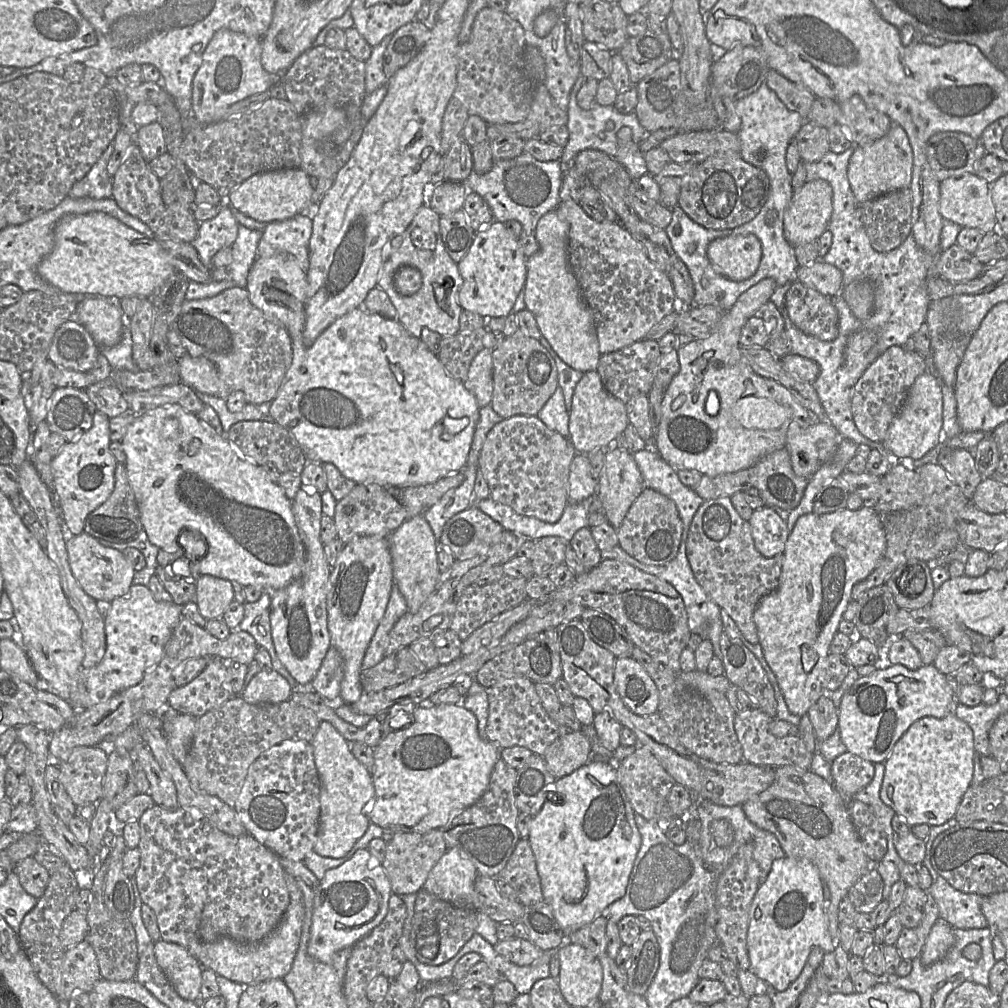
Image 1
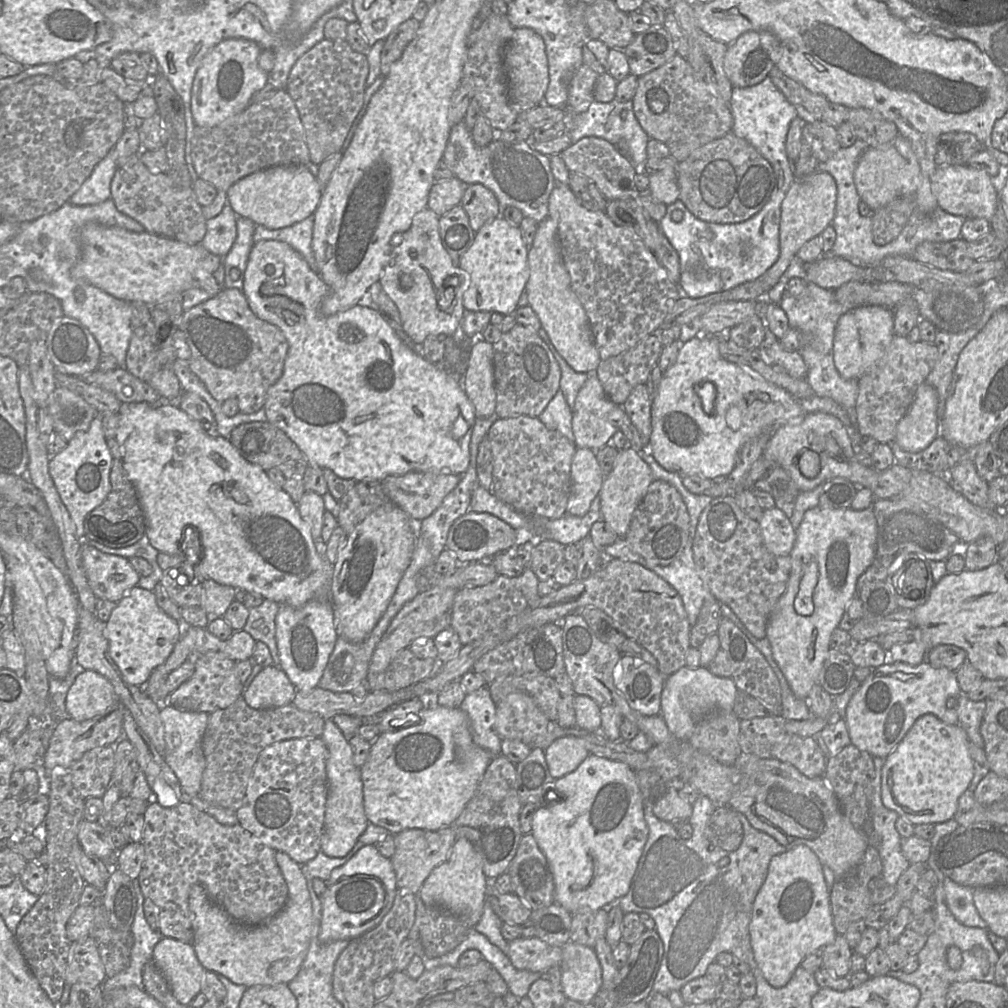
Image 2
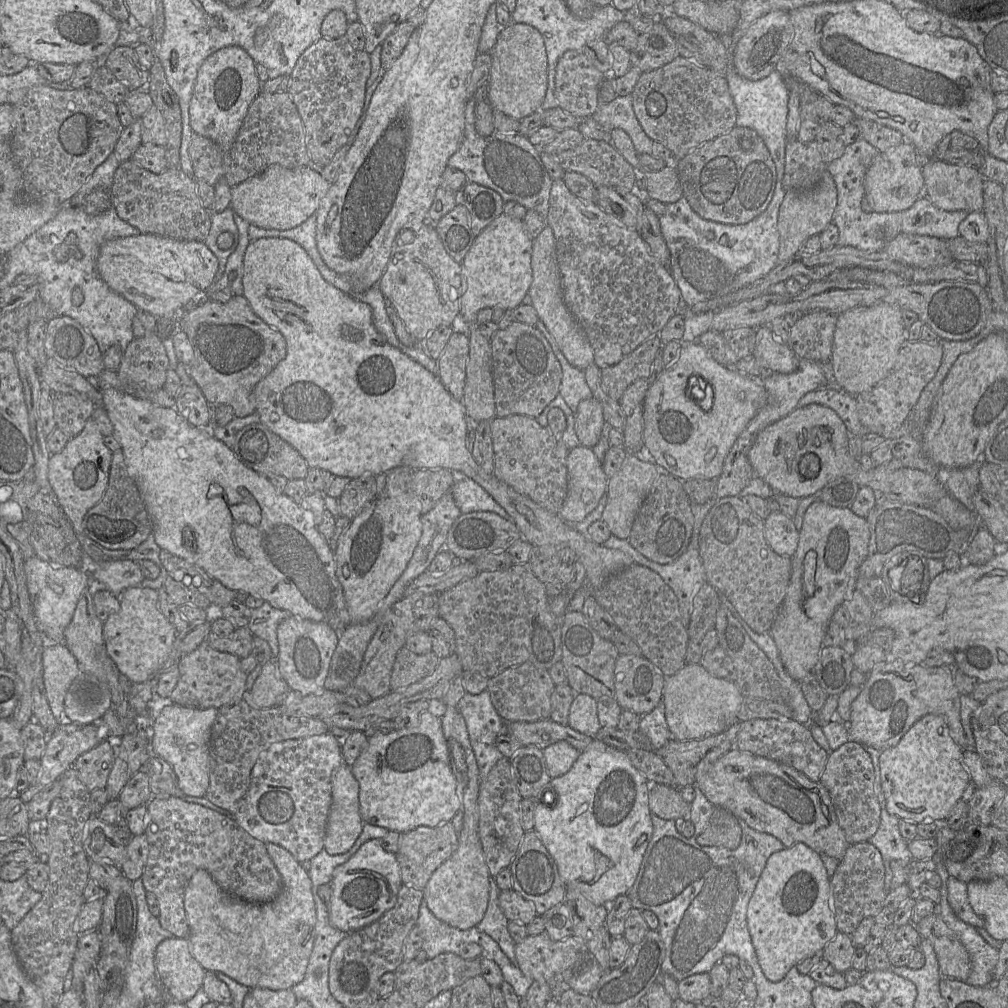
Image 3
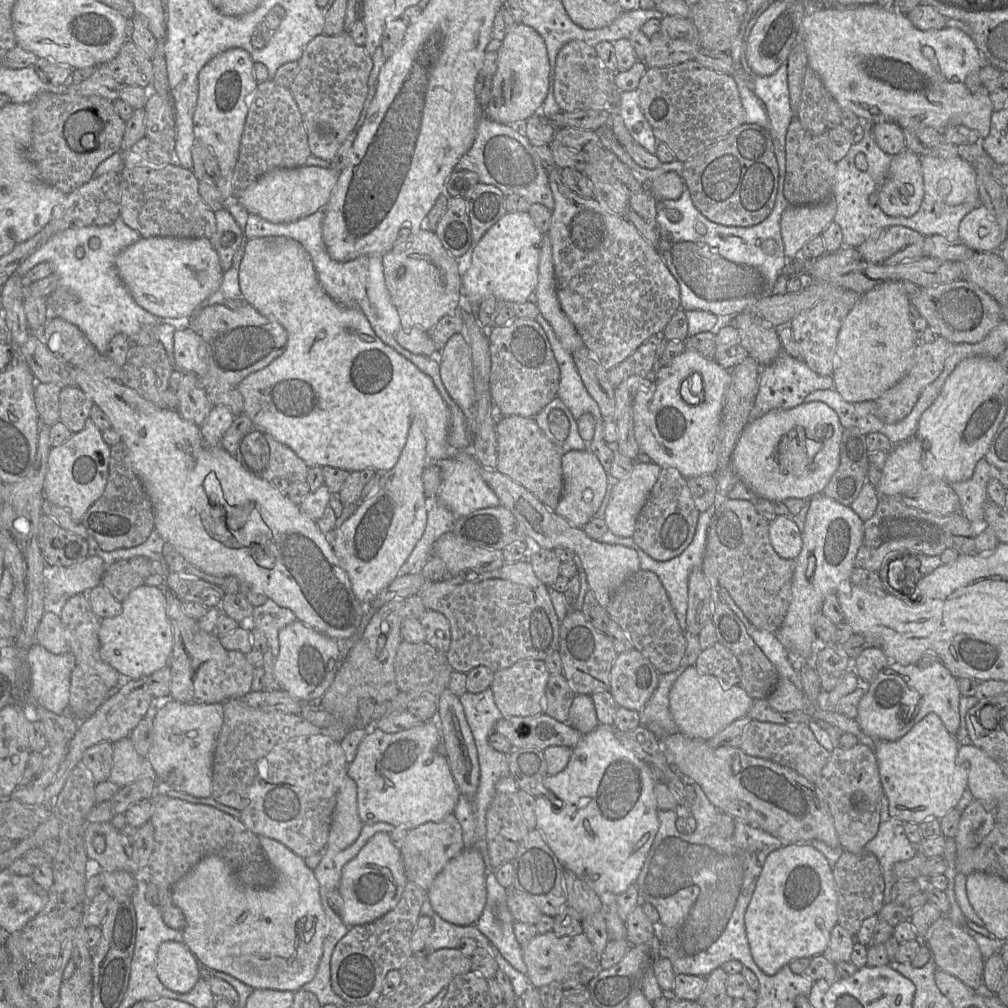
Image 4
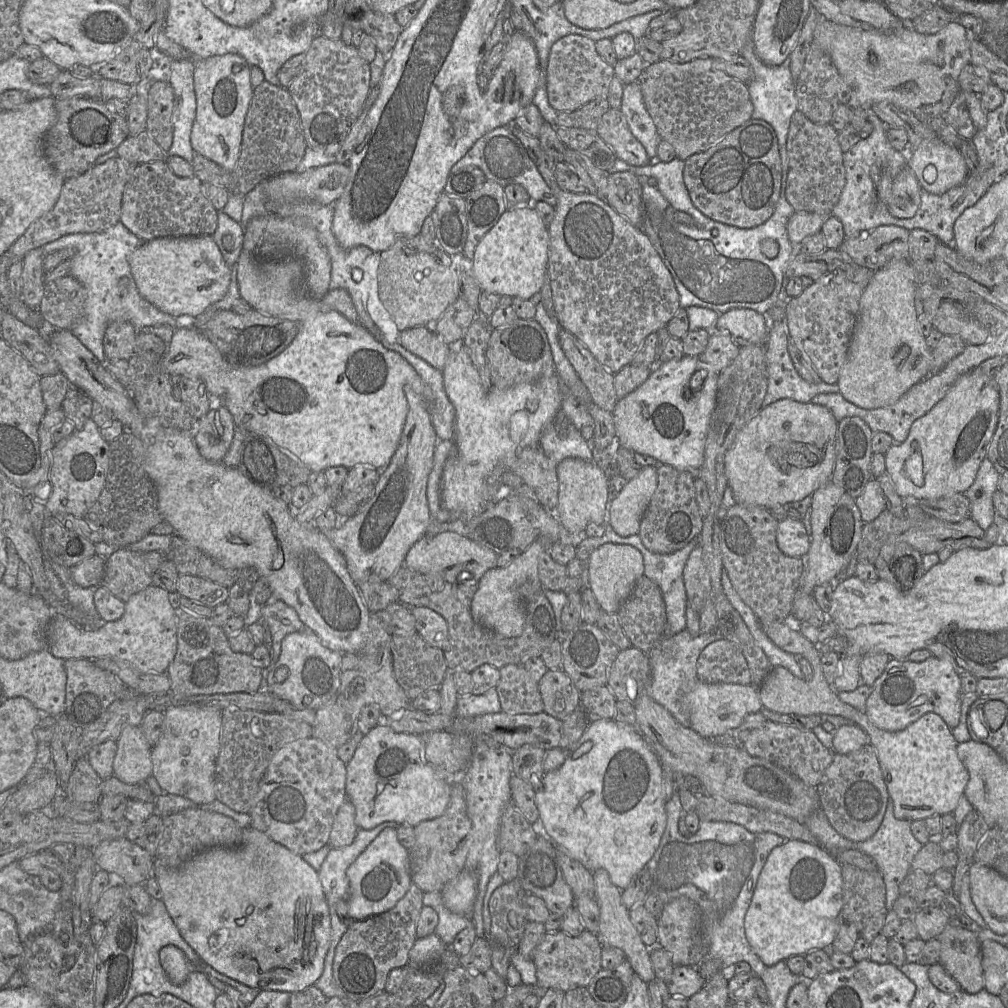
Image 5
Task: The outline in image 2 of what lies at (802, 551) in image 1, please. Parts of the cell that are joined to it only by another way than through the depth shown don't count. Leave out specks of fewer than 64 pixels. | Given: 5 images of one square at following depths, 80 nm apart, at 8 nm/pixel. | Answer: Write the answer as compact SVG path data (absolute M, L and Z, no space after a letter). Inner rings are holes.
M817 506L804 513L789 555L791 570L787 587L773 608L766 628L766 638L771 644L773 658L797 698L806 699L811 688L819 683L819 675L830 649L831 635L839 626L848 604L857 595L858 578L872 564L876 543L877 522L872 508L856 511L850 507L825 509Z

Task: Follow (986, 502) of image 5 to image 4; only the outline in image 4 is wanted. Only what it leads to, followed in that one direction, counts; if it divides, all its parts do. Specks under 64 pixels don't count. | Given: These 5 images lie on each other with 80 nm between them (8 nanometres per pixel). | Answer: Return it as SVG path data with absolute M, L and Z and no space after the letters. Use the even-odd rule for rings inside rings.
M981 458L972 476L965 481L954 482L950 486L956 493L961 514L973 525L981 525L984 520L984 505L988 500L986 487L992 477L996 477L997 470Z

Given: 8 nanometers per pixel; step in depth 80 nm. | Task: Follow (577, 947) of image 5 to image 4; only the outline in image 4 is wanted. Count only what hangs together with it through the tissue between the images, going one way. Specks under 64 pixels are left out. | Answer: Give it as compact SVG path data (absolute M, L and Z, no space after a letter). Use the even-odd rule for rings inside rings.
M553 931L537 934L522 947L522 956L527 967L526 976L531 985L538 989L551 983L560 984L563 990L588 987L590 981L600 971L600 956L583 932L564 937L558 937Z

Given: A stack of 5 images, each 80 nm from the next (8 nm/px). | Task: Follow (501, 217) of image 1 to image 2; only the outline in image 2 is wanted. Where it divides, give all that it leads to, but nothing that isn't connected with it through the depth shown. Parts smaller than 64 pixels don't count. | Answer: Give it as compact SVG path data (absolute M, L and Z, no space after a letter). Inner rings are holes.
M463 120L451 128L443 161L465 185L482 184L491 190L498 200L502 216L503 211L512 206L537 223L548 217L549 197L555 187L550 157L534 150L530 141L507 143L495 138L488 145L479 147Z

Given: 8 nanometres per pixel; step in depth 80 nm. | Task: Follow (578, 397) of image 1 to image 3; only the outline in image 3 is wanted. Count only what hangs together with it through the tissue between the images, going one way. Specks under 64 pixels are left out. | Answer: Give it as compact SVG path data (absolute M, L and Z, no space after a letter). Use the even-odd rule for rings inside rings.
M596 398L582 400L575 413L575 431L580 446L593 448L605 423L603 407Z

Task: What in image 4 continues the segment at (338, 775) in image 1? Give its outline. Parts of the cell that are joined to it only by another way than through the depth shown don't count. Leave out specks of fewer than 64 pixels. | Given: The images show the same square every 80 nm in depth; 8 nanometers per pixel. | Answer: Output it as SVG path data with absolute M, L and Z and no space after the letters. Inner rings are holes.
M345 775L339 788L328 835L328 847L344 850L359 837L364 823L358 814L357 786Z

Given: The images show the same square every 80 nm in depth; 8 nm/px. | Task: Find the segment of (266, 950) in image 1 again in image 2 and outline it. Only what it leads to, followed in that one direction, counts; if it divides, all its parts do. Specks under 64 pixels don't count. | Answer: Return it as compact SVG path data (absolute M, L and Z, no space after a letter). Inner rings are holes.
M276 851L276 862L288 886L288 898L283 909L257 926L234 921L224 909L213 903L200 884L189 891L193 941L197 959L206 971L227 977L238 985L288 984L298 974L308 953L313 928L313 909L303 867L288 854Z

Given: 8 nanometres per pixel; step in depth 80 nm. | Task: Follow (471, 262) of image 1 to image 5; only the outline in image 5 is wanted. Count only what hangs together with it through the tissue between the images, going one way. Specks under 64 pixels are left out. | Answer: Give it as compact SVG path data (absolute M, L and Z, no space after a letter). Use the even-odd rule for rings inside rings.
M534 205L506 209L497 223L482 237L472 260L472 273L479 283L481 291L497 295L508 295L529 300L533 294L540 292L547 273L549 257L549 232Z

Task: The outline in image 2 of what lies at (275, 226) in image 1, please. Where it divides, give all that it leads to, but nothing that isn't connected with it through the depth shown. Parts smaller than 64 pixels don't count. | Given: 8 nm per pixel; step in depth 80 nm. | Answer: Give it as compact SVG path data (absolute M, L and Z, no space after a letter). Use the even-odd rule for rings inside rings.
M314 215L281 229L268 229L264 226L255 226L253 241L277 240L289 244L306 260L312 271L318 274L318 266L312 249Z

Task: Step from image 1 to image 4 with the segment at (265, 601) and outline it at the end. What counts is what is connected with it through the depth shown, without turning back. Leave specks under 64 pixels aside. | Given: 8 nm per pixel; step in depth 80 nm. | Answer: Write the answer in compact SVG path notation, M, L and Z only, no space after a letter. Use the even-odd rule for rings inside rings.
M268 599L263 605L254 607L252 619L248 624L250 630L257 628L265 635L268 646L276 658L280 652L279 631L296 620L297 617L290 609Z

